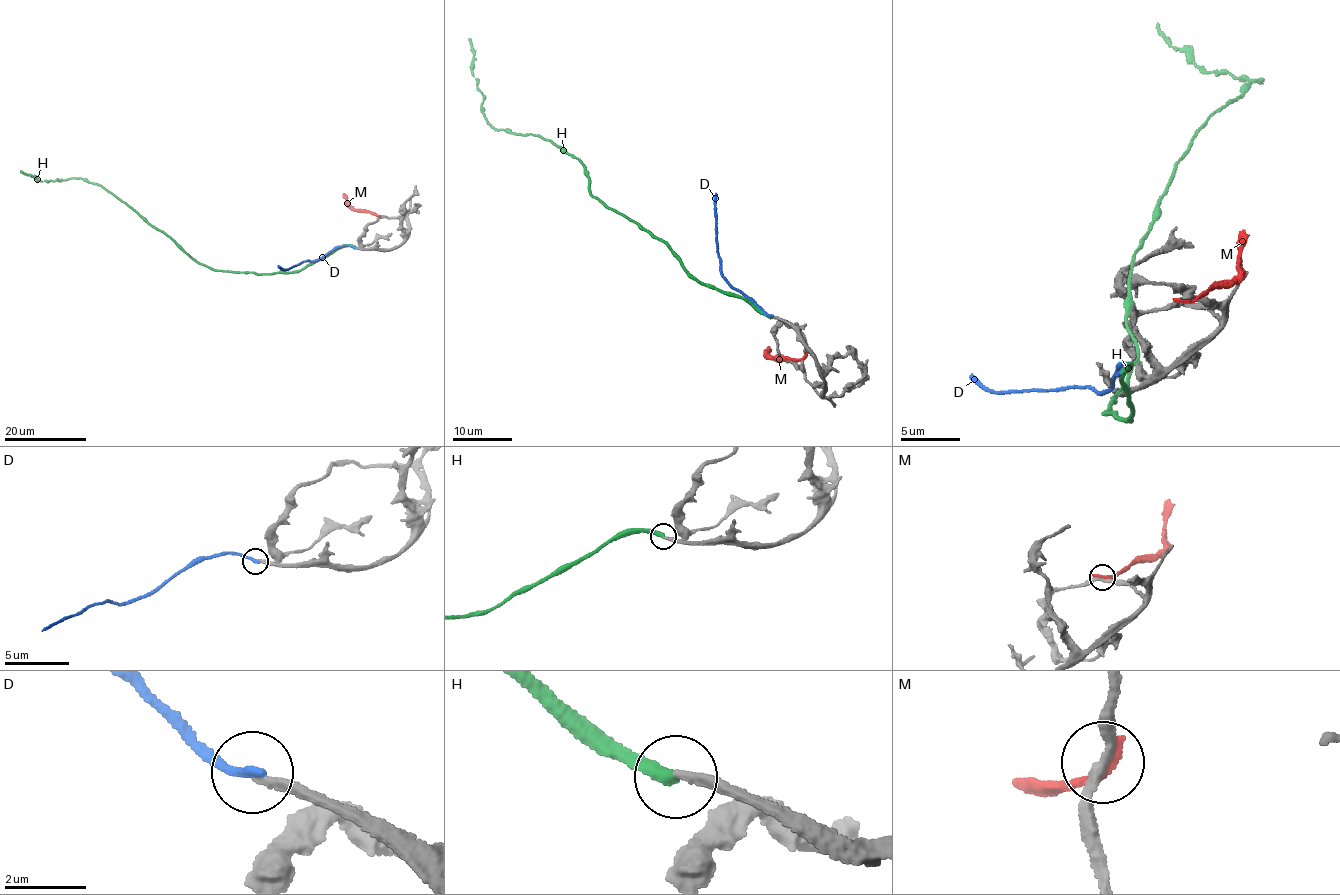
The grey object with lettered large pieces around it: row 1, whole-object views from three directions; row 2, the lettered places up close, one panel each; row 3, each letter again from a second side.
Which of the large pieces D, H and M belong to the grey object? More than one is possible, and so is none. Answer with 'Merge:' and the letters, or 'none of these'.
Merge: H

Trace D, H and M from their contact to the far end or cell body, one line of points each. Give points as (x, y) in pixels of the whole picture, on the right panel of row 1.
D: (1119, 373), (1128, 368), (1119, 362), (1108, 391), (1074, 385), (1067, 389), (984, 391), (969, 377)
H: (1121, 373), (1123, 420), (1105, 412), (1139, 357), (1135, 255), (1201, 129), (1264, 79), (1198, 69), (1157, 22)
M: (1183, 300), (1235, 282), (1242, 231)

